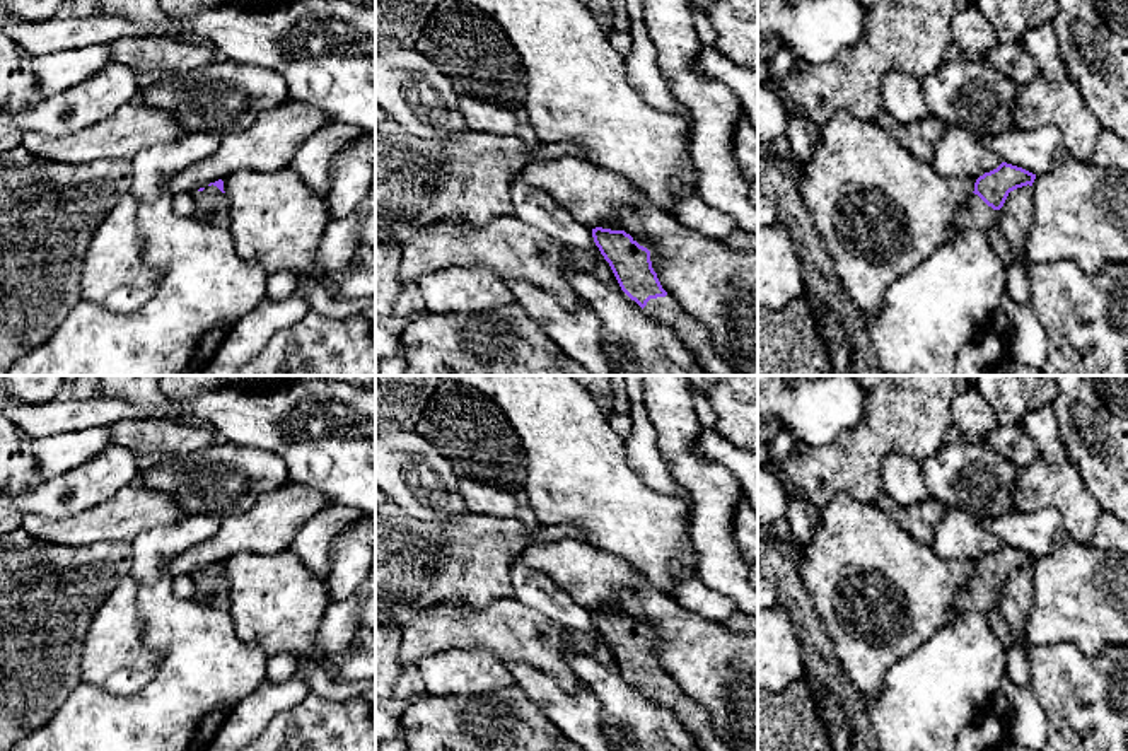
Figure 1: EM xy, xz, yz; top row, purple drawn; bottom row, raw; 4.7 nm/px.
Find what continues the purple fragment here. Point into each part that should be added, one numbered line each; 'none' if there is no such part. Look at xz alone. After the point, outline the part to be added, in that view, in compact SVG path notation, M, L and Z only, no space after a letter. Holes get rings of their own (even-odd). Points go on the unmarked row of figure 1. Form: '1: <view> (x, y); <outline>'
1: xz (695, 717); M674 679L650 681L643 693L672 708L705 751L732 751L718 736L708 710L688 696Z

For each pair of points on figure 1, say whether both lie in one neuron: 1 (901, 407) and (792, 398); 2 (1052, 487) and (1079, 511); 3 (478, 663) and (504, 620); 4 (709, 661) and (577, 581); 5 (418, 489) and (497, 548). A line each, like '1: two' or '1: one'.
1: two
2: one
3: two
4: one
5: two

